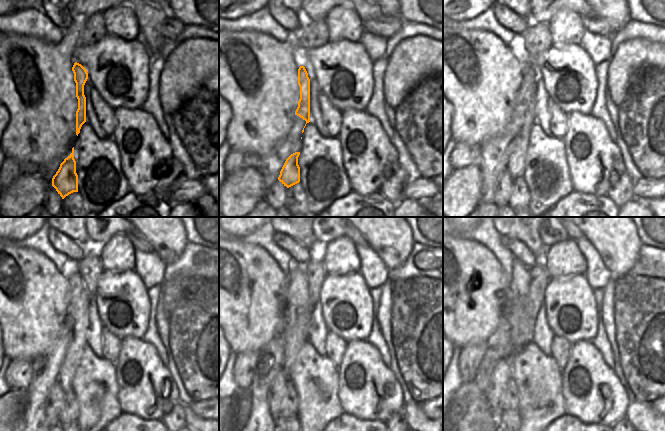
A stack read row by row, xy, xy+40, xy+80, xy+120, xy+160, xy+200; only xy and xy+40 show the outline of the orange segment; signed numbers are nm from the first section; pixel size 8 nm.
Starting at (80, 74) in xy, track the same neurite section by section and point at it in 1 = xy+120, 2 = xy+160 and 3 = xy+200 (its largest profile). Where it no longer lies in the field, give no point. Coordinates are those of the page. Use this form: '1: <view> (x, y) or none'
1: xy+120 (75, 324)
2: xy+160 (297, 316)
3: xy+200 (519, 287)

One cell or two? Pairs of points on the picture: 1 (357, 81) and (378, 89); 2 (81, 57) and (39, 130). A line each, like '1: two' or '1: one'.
1: two
2: two

